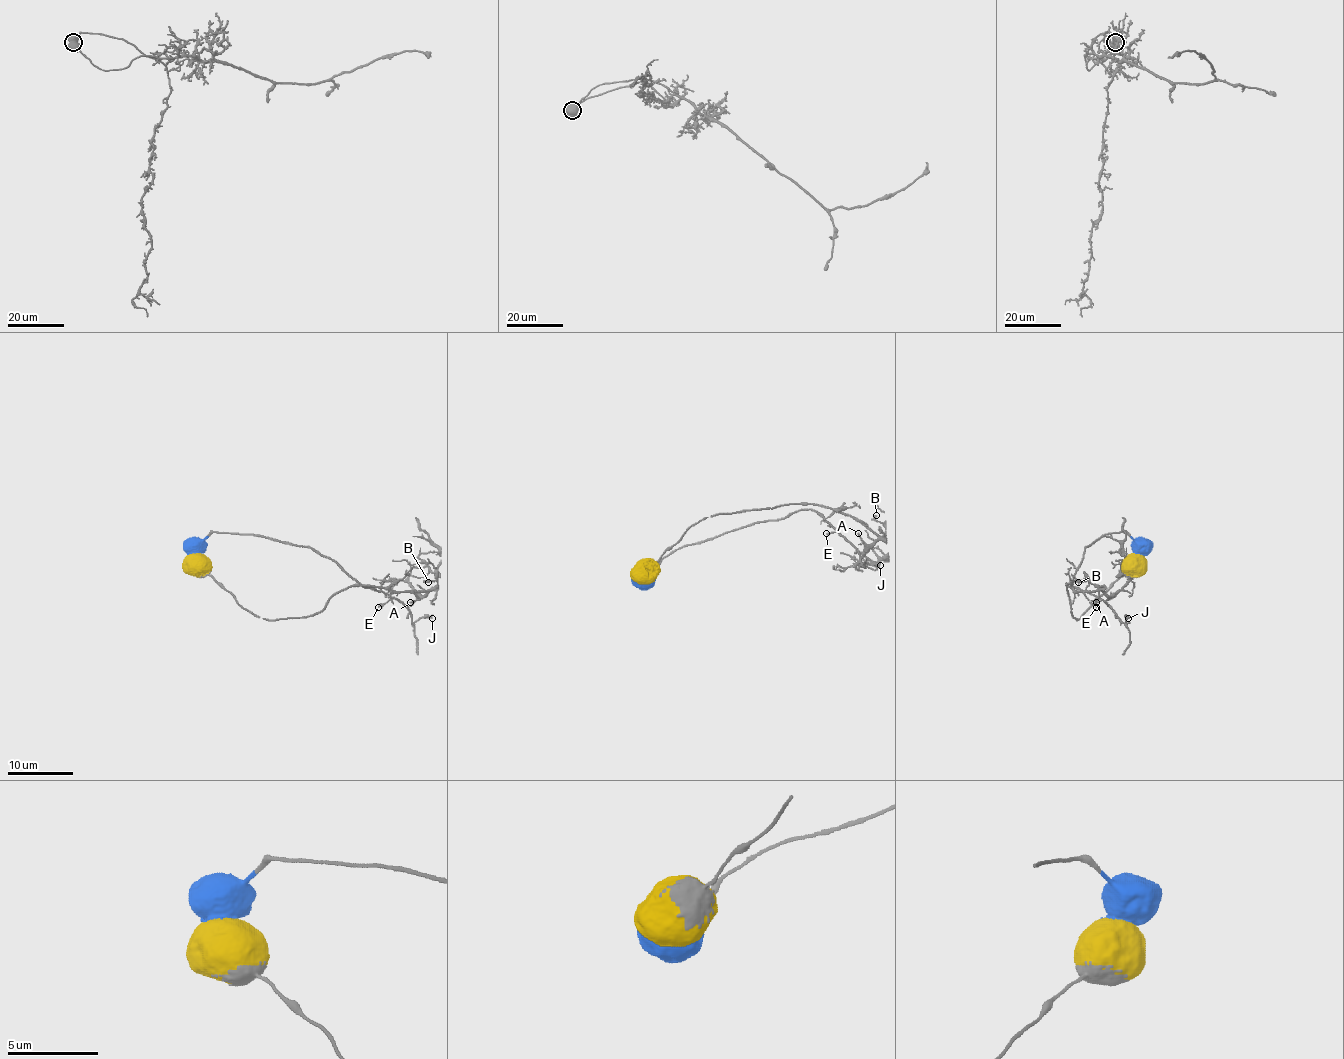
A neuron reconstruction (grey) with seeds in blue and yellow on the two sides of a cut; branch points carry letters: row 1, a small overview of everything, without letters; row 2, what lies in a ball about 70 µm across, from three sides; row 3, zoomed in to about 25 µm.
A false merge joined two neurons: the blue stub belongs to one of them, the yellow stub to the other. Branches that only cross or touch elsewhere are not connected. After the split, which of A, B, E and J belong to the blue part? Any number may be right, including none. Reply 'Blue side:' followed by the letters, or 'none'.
Blue side: E, J

